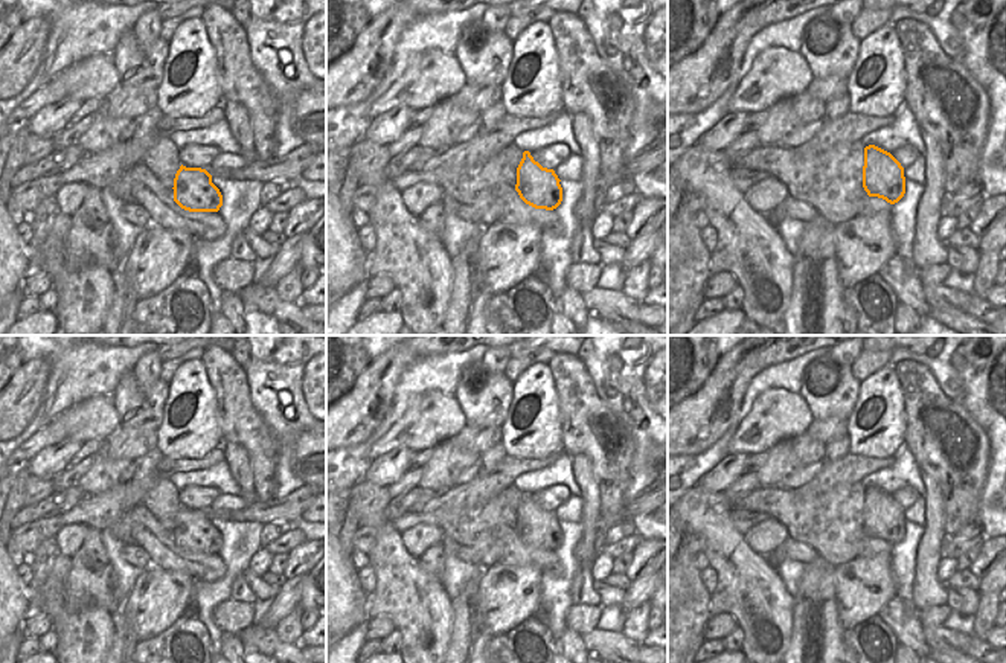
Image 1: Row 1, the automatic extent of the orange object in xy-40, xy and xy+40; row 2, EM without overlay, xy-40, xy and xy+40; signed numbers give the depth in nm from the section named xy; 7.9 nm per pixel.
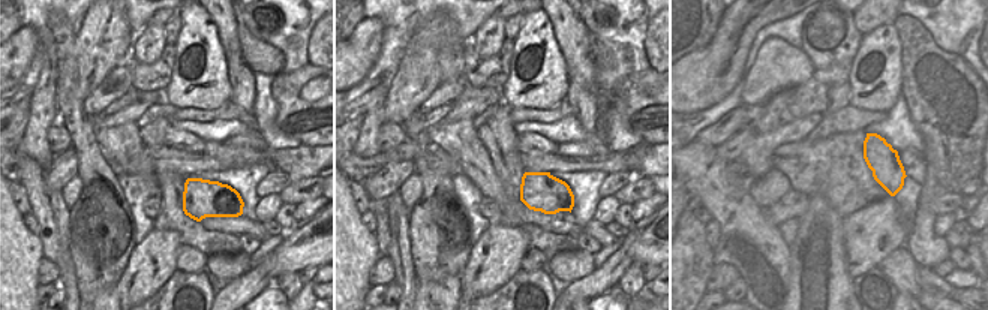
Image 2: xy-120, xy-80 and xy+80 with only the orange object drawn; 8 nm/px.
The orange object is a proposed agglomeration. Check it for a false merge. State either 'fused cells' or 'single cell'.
single cell

